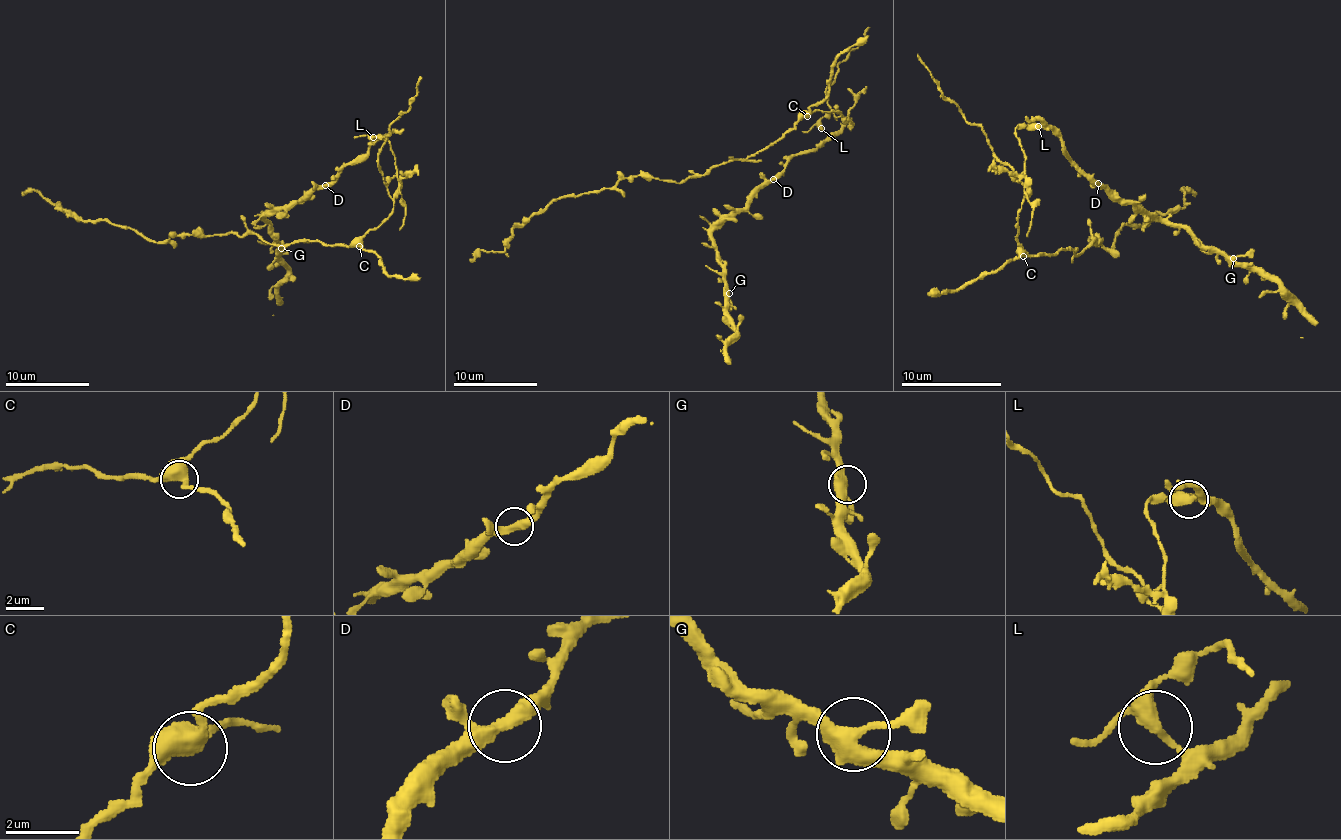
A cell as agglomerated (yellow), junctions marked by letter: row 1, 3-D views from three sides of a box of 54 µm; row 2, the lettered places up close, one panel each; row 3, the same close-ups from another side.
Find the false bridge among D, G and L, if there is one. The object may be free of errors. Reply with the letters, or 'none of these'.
L

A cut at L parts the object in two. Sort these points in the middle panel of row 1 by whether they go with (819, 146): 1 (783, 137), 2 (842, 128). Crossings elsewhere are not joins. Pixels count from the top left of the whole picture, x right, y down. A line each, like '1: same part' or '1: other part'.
1: other part
2: same part

